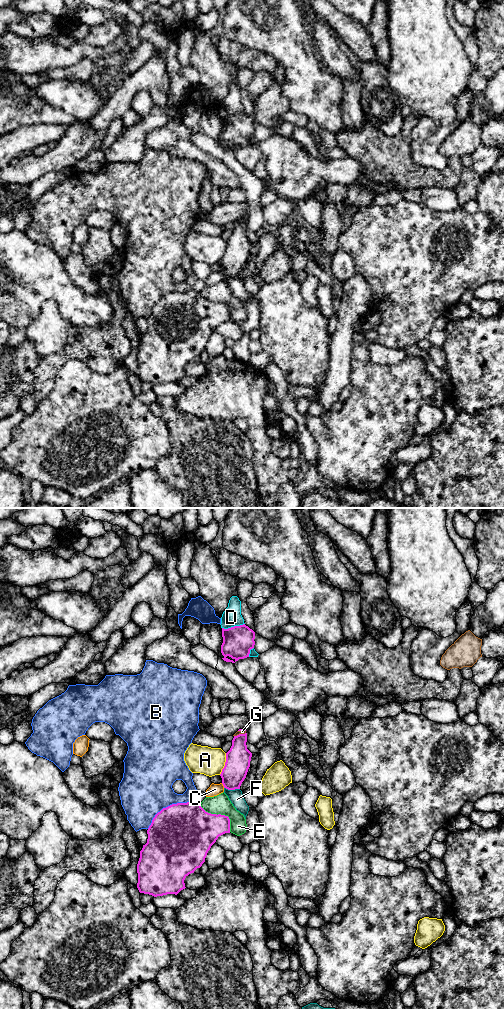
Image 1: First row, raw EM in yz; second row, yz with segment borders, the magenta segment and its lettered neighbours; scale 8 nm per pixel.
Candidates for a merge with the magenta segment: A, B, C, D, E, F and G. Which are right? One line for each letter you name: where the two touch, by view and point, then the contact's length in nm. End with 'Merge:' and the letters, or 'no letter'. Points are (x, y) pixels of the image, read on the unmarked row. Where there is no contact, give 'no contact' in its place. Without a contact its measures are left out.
Merge: no letter

